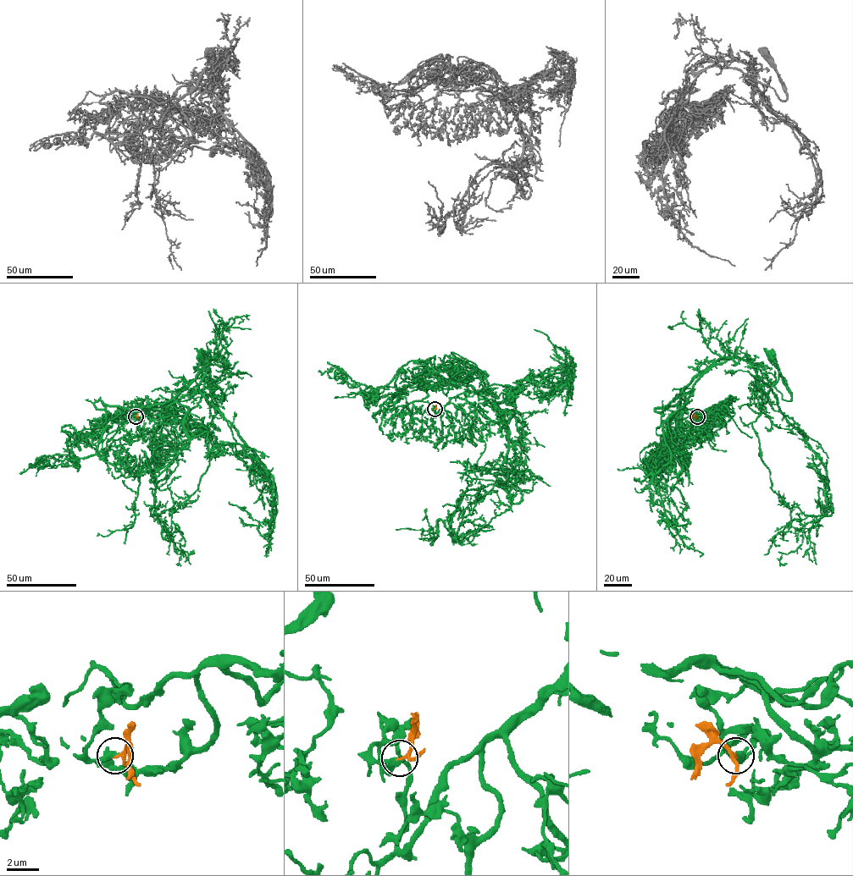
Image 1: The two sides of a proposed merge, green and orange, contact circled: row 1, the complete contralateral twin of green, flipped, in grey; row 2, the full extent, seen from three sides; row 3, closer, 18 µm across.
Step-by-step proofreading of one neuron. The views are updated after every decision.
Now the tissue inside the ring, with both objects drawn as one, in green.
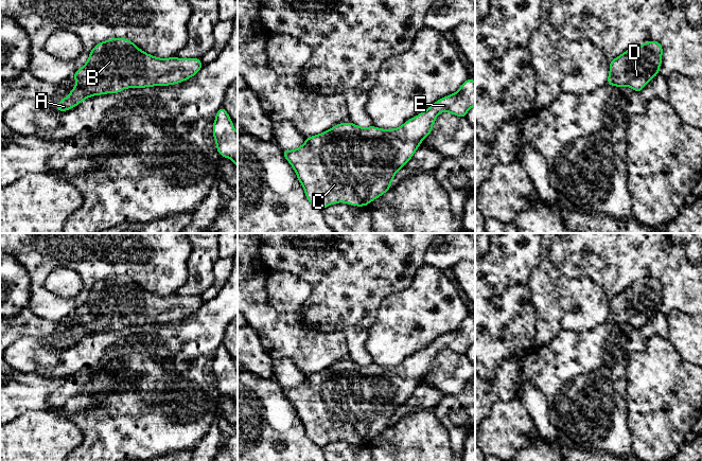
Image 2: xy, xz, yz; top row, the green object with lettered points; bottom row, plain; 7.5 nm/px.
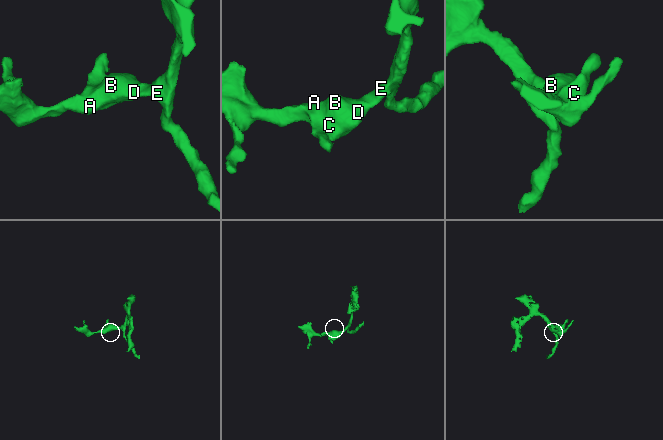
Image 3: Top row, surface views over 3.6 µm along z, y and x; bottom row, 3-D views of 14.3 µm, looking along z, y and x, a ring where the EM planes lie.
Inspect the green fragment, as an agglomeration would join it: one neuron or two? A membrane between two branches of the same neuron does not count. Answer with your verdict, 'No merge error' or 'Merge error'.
No merge error

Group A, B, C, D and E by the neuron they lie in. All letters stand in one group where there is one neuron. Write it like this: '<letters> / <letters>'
A B C D E

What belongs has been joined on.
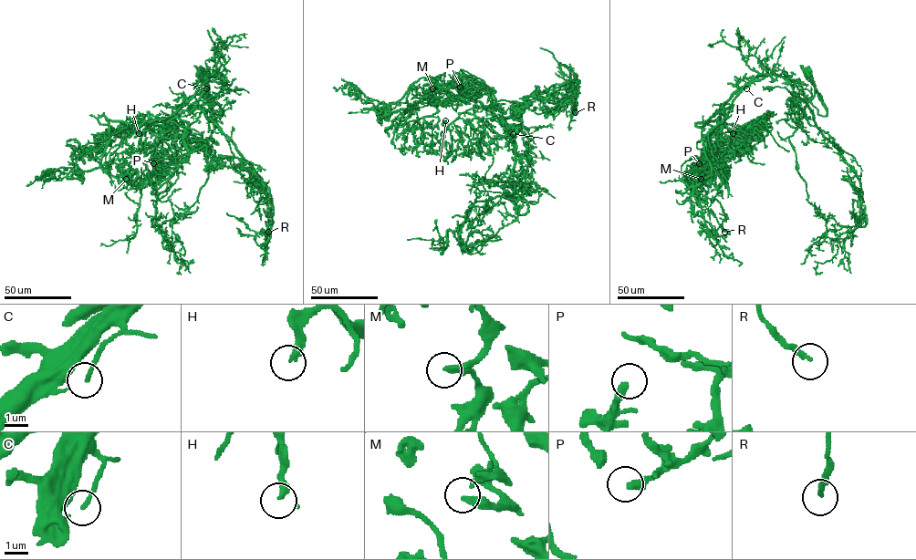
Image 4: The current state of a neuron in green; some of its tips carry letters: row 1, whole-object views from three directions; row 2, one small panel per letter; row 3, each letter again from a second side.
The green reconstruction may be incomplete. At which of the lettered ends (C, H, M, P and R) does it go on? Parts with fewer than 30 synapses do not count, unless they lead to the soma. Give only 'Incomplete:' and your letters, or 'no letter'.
Incomplete: no letter

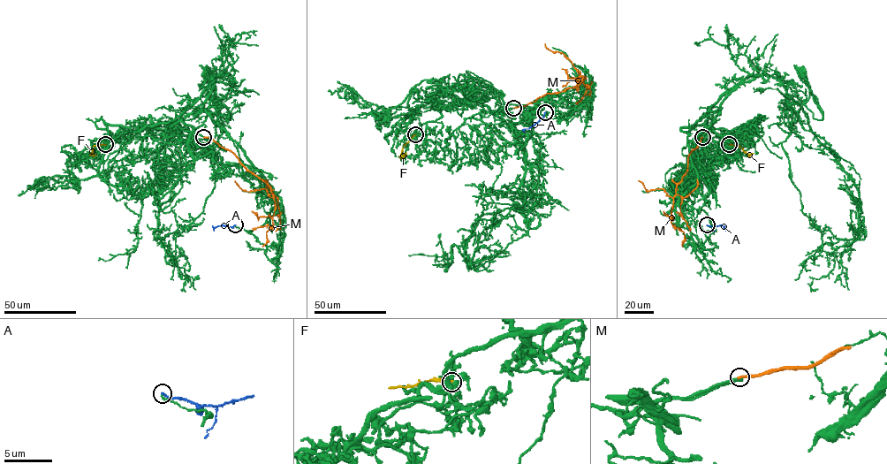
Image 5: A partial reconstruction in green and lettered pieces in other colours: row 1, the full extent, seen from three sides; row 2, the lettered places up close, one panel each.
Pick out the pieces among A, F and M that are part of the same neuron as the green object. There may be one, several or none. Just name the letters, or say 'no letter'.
no letter

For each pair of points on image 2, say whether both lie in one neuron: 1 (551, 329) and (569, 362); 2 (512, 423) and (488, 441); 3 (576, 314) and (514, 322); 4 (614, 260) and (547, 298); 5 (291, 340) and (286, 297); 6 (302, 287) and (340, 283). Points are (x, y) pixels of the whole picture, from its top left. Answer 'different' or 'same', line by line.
1: different
2: same
3: different
4: different
5: different
6: different

